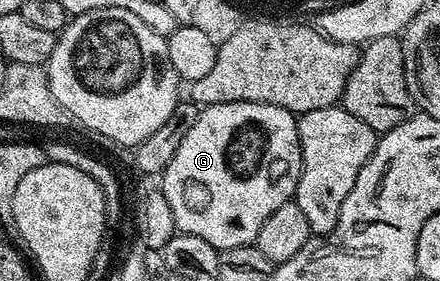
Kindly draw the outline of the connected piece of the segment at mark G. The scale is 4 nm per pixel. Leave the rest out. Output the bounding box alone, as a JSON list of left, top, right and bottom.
[162,101,302,251]

